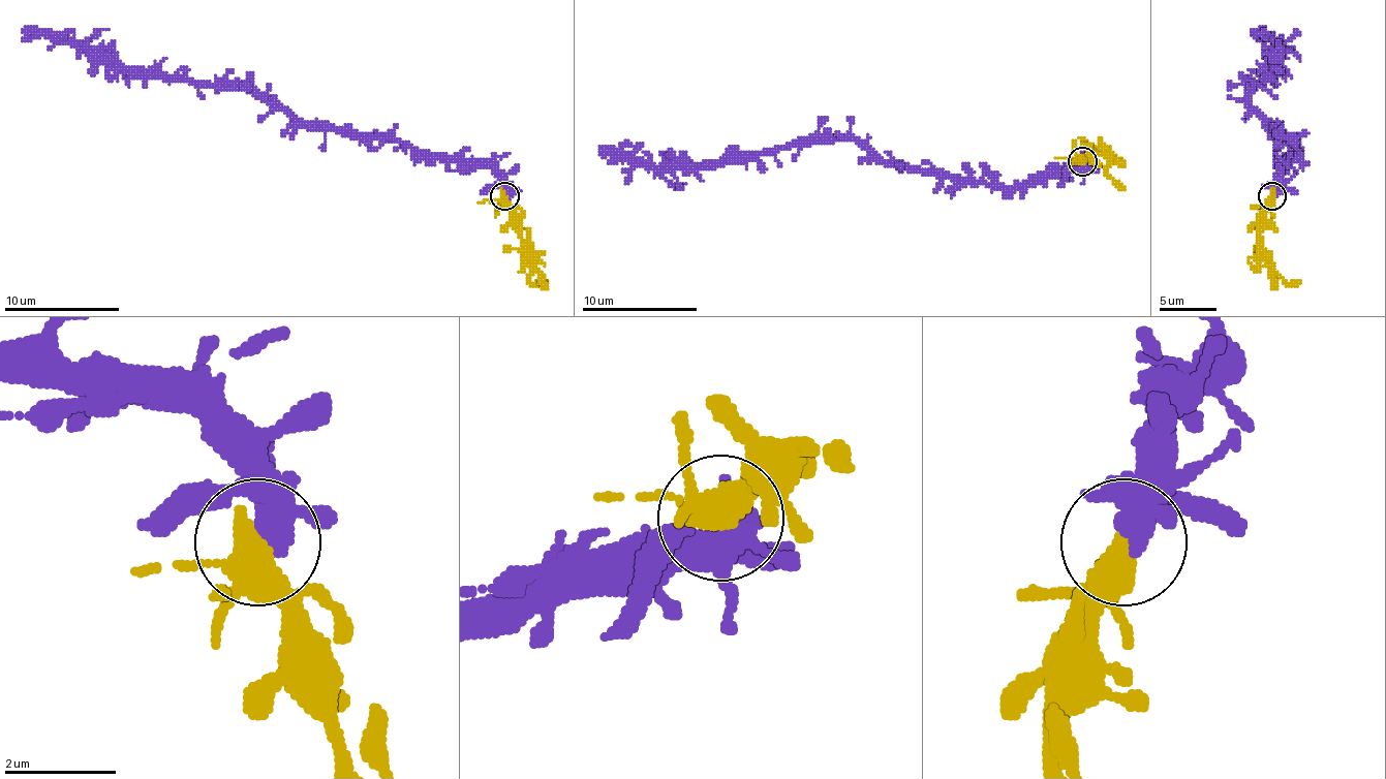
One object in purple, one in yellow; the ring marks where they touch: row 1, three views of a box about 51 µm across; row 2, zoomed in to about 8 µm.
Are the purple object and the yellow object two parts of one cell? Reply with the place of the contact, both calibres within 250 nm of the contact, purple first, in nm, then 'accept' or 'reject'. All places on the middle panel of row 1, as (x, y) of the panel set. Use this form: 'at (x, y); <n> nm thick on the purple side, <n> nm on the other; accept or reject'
at (1082, 161); 360 nm thick on the purple side, 400 nm on the other; accept

